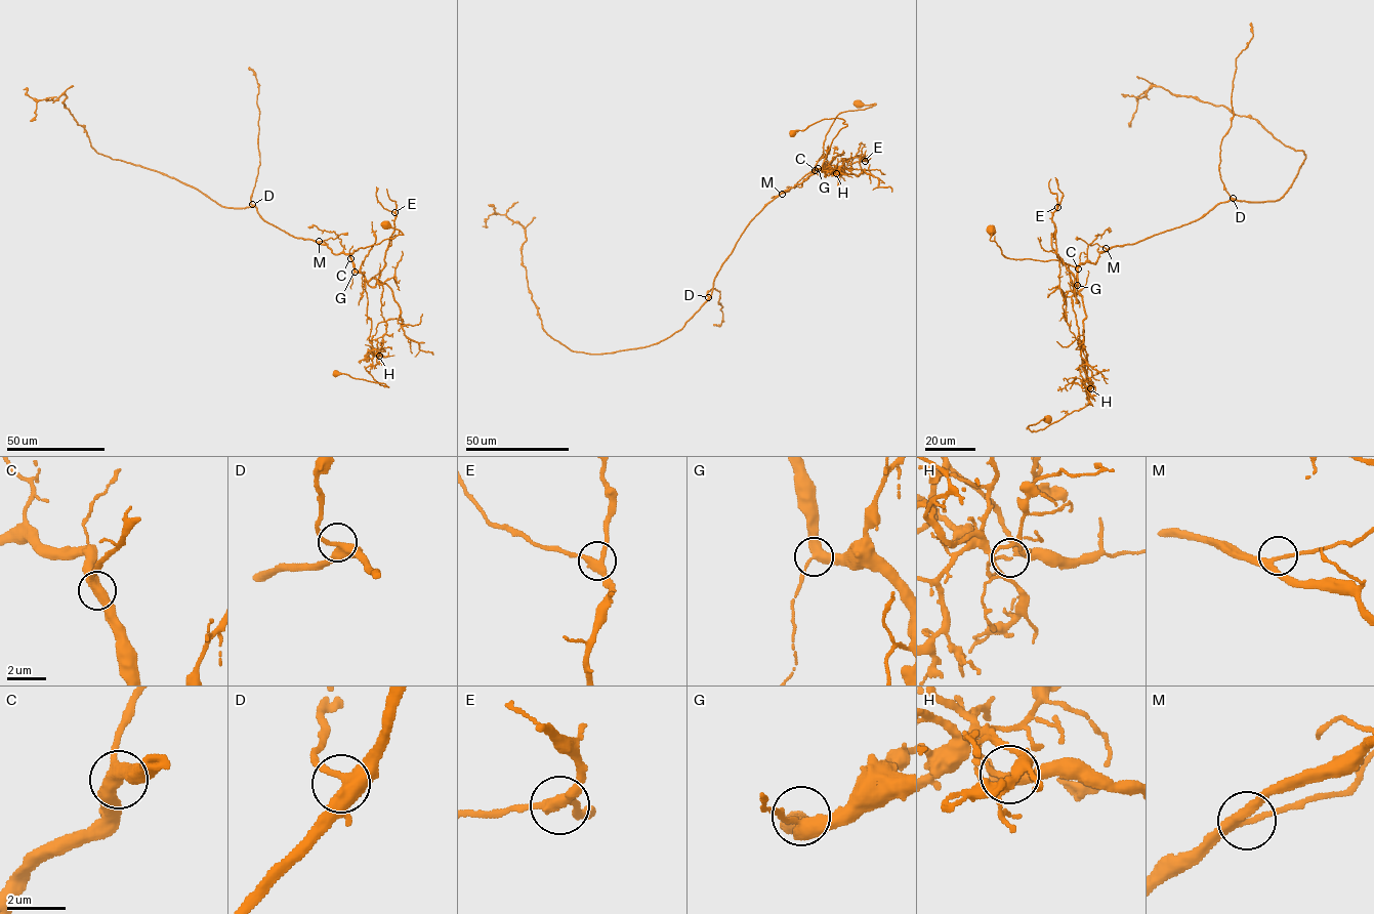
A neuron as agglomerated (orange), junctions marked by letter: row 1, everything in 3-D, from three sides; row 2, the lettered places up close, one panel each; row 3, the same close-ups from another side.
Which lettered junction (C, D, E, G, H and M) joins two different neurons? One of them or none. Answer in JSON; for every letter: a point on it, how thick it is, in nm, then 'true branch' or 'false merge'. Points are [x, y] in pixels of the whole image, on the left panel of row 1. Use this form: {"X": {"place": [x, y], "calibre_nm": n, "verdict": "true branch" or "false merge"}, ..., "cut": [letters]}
{"C": {"place": [350, 258], "calibre_nm": 440, "verdict": "true branch"}, "D": {"place": [252, 204], "calibre_nm": 400, "verdict": "true branch"}, "E": {"place": [394, 212], "calibre_nm": 300, "verdict": "true branch"}, "G": {"place": [355, 272], "calibre_nm": 400, "verdict": "true branch"}, "H": {"place": [379, 356], "calibre_nm": 240, "verdict": "false merge"}, "M": {"place": [319, 241], "calibre_nm": 240, "verdict": "true branch"}, "cut": ["H"]}

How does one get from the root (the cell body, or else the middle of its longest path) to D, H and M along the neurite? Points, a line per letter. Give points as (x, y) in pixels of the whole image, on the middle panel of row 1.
D: (859, 102), (875, 104), (837, 116), (825, 135), (815, 171), (776, 196), (749, 222), (714, 278), (708, 297)
H: (859, 102), (875, 104), (837, 116), (814, 168), (828, 163), (831, 172), (827, 170), (836, 173)
M: (859, 102), (875, 104), (864, 110), (840, 113), (825, 135), (823, 154), (815, 171), (782, 194)

